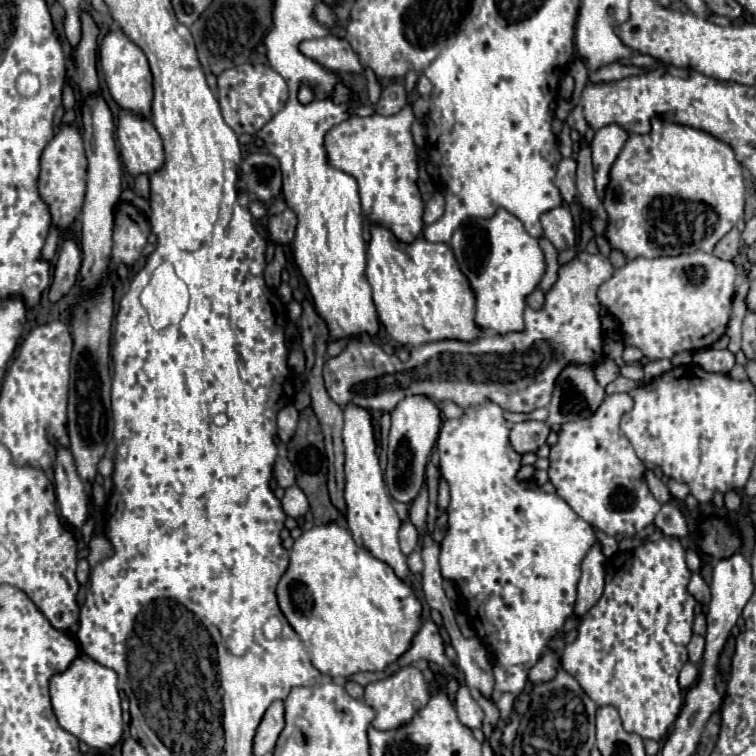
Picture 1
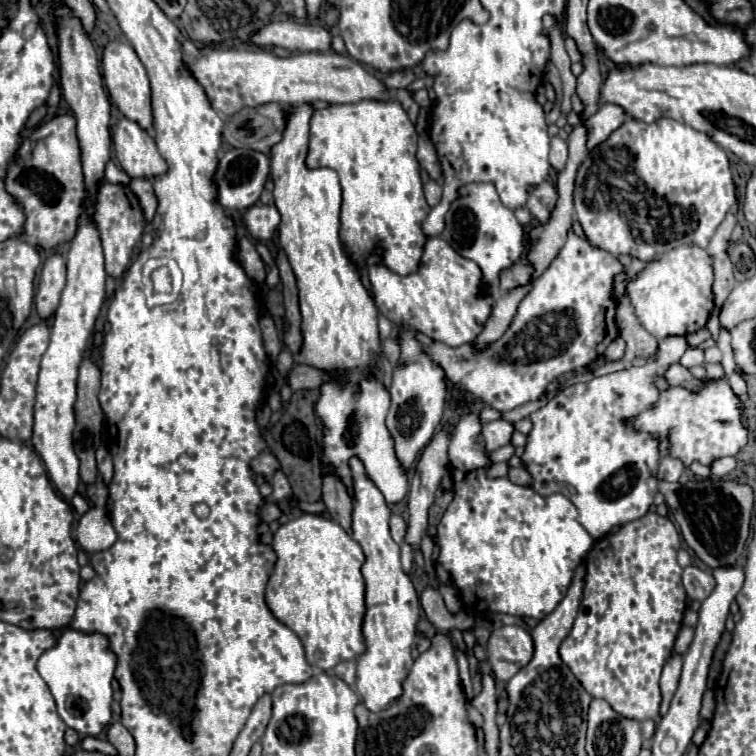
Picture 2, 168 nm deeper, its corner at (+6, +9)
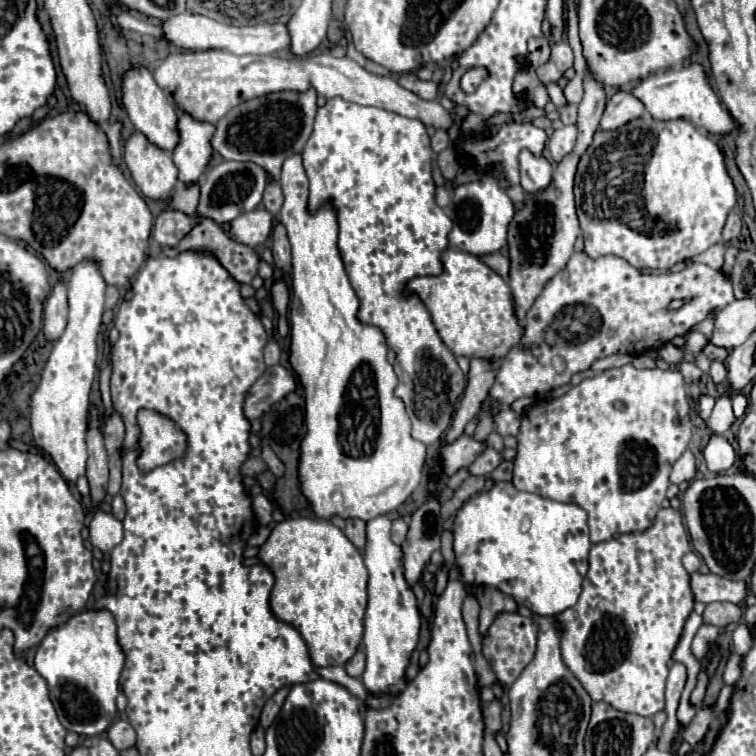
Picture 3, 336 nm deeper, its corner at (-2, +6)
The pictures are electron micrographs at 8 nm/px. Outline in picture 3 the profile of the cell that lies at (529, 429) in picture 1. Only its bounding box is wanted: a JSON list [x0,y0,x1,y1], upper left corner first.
[441,435,487,477]

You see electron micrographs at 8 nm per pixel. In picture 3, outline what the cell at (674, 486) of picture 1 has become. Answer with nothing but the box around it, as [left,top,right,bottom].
[671,449,697,485]

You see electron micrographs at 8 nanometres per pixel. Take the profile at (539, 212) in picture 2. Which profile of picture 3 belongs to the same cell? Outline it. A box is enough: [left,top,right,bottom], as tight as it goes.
[519,149,553,195]

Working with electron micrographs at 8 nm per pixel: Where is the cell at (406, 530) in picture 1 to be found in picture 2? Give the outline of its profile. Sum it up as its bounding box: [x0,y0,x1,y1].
[389,516,407,544]

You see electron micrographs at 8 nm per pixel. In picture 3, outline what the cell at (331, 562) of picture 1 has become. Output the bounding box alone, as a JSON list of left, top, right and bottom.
[259,517,367,667]

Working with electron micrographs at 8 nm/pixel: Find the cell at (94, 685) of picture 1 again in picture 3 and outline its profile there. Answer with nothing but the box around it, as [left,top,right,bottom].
[35,611,125,735]

